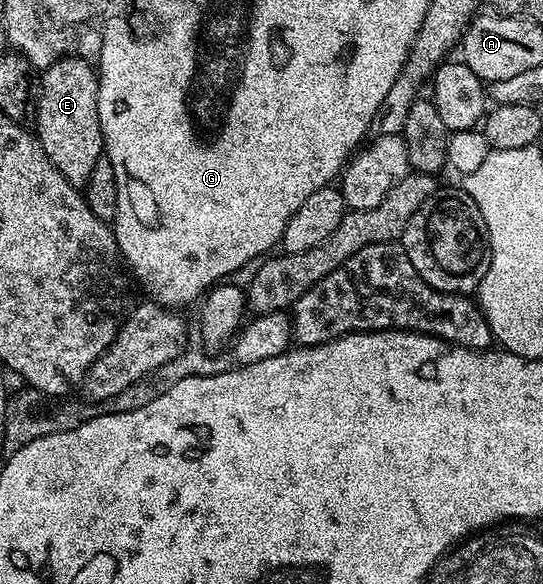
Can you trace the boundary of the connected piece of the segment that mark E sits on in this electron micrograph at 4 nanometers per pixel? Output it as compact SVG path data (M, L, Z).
M65 56L42 69L33 128L49 162L76 186L86 185L89 174L93 174L93 166L105 156L103 131L97 114L98 93L96 69L77 56Z

